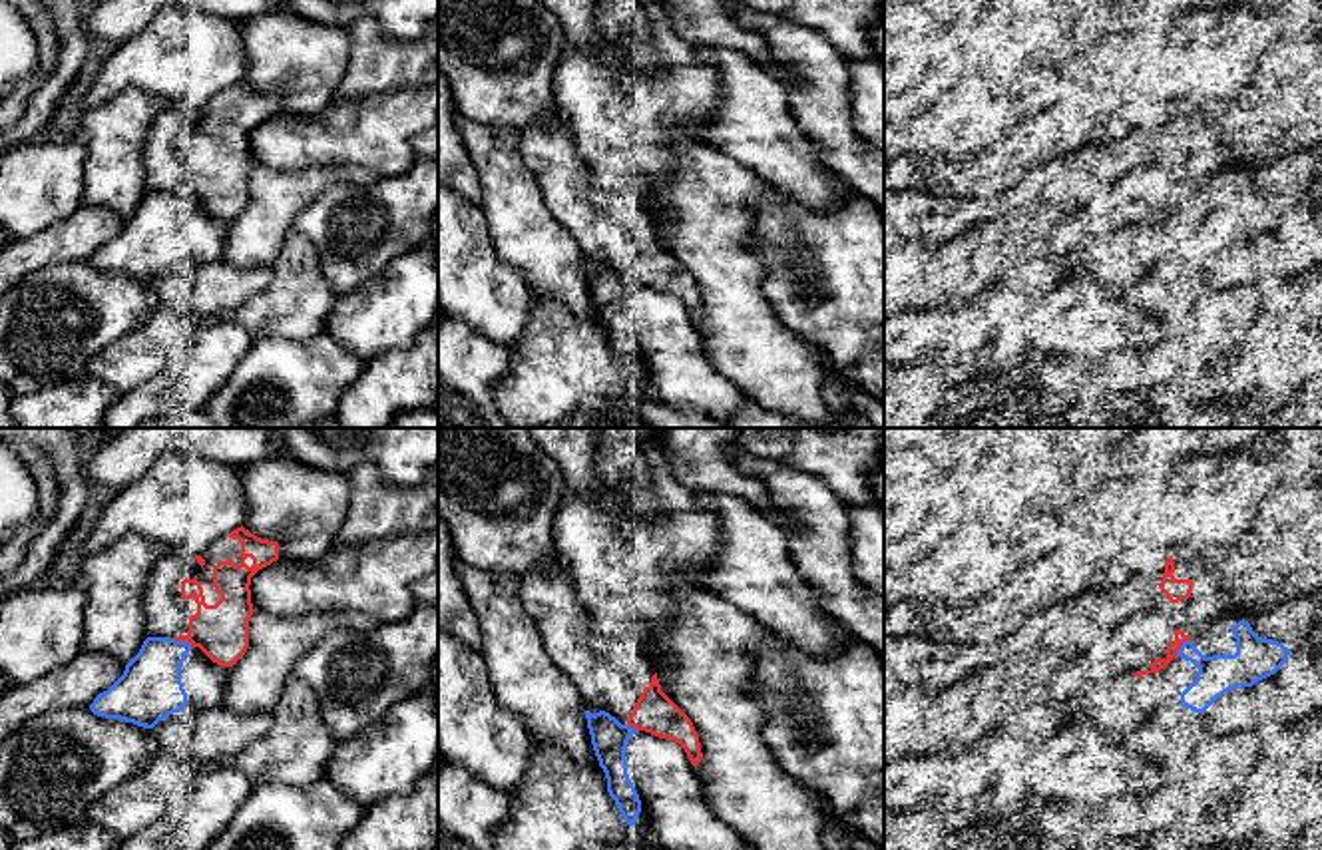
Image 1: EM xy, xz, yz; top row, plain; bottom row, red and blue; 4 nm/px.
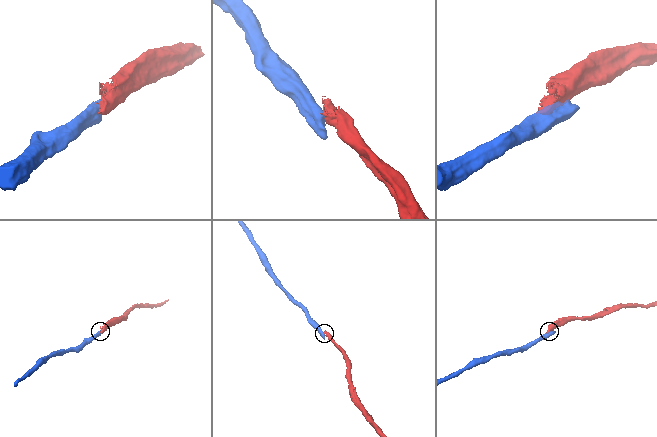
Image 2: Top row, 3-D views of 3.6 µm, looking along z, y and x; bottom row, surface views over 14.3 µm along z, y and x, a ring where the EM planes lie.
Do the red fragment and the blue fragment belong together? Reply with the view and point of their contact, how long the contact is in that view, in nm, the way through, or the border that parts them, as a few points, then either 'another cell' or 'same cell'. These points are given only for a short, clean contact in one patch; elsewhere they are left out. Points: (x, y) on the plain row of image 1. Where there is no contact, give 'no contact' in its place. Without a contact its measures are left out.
meets red in xy at (184, 194); contact 90 nm long; another cell

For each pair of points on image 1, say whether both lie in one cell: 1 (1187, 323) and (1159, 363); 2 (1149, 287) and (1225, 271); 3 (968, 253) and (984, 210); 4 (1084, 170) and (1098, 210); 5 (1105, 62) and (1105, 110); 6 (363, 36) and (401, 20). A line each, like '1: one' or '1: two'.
1: two
2: two
3: two
4: two
5: one
6: two

